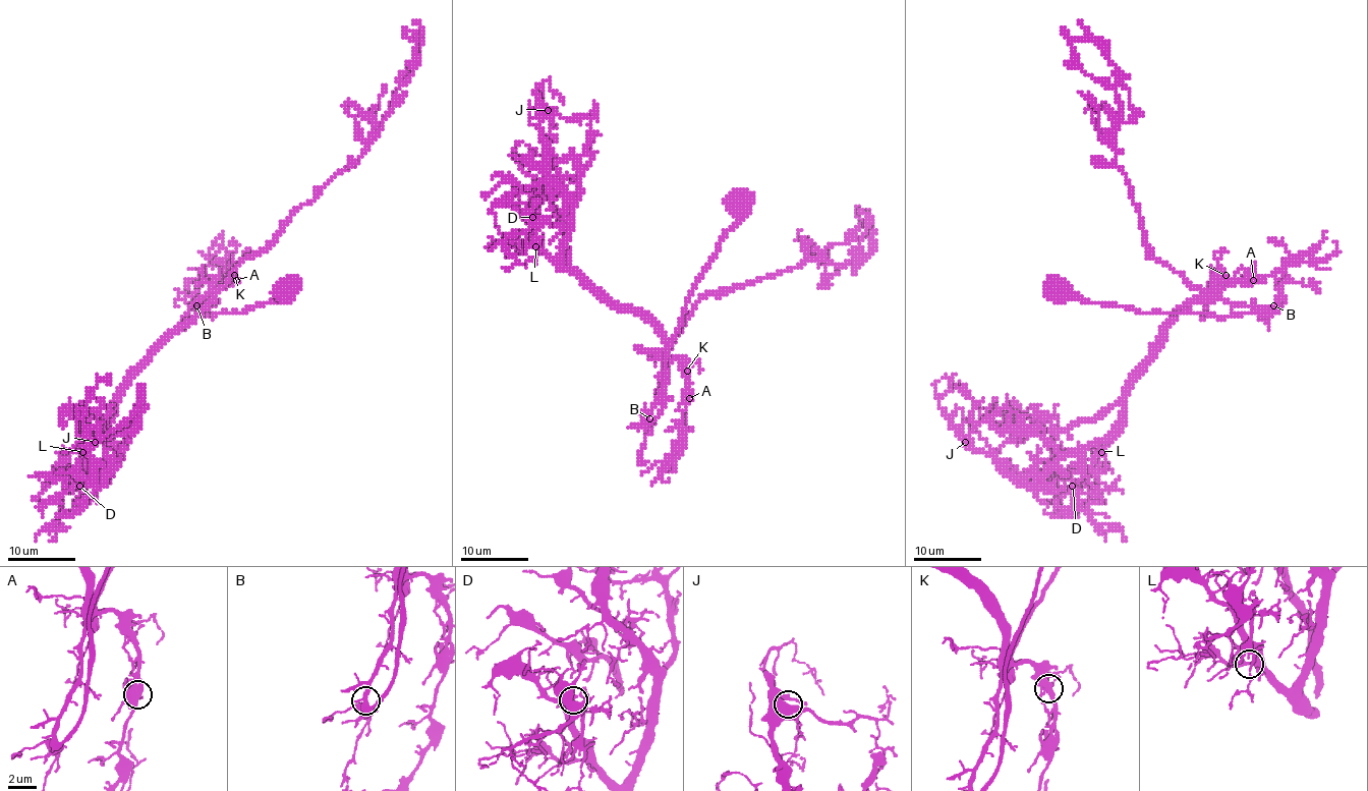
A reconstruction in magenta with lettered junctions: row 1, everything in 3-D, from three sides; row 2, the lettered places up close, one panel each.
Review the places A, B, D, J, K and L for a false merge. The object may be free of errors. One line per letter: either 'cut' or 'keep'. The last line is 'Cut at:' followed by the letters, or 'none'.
A: keep
B: keep
D: keep
J: keep
K: keep
L: keep
Cut at: none

